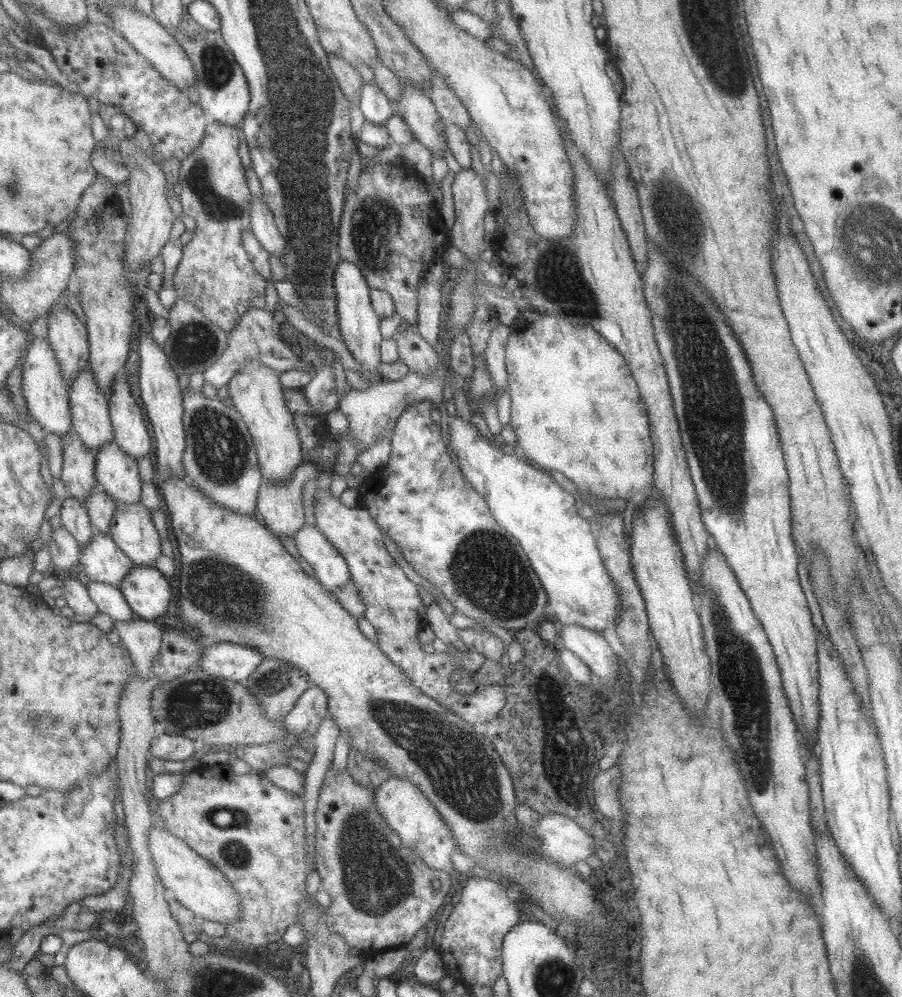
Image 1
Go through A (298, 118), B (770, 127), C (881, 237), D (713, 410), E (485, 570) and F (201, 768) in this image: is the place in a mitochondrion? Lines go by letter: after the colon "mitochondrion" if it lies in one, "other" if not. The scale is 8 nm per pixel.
A: mitochondrion
B: other
C: mitochondrion
D: mitochondrion
E: mitochondrion
F: other

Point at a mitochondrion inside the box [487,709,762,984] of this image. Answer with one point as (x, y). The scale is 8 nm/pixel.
(556, 760)

